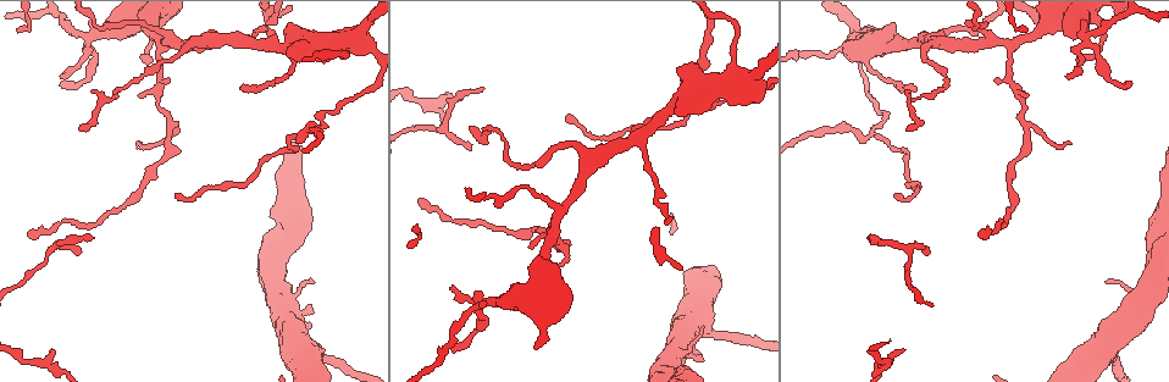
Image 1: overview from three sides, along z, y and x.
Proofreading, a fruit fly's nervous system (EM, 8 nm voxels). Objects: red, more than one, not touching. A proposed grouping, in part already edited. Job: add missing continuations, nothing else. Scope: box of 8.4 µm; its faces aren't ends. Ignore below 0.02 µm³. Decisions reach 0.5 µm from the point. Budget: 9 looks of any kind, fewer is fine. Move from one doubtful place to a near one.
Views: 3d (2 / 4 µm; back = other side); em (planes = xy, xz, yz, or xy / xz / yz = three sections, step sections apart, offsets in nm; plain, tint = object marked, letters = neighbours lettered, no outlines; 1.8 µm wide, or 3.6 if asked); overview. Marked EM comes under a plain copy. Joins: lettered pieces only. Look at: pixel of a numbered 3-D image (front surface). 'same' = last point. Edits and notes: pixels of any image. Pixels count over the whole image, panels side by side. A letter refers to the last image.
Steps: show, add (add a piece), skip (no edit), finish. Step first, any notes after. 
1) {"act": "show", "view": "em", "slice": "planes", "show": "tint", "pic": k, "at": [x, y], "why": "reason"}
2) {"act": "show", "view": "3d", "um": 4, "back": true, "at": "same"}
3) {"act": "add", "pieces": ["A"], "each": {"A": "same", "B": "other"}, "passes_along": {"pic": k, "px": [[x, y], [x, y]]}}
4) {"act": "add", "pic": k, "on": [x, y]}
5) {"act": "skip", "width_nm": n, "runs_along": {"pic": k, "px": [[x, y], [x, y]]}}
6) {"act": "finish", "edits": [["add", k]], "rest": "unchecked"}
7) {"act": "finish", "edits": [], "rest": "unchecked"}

{"act": "show", "view": "em", "slice": "planes", "show": "tint", "pic": 1, "at": [1015, 44], "why": "calibre changes"}

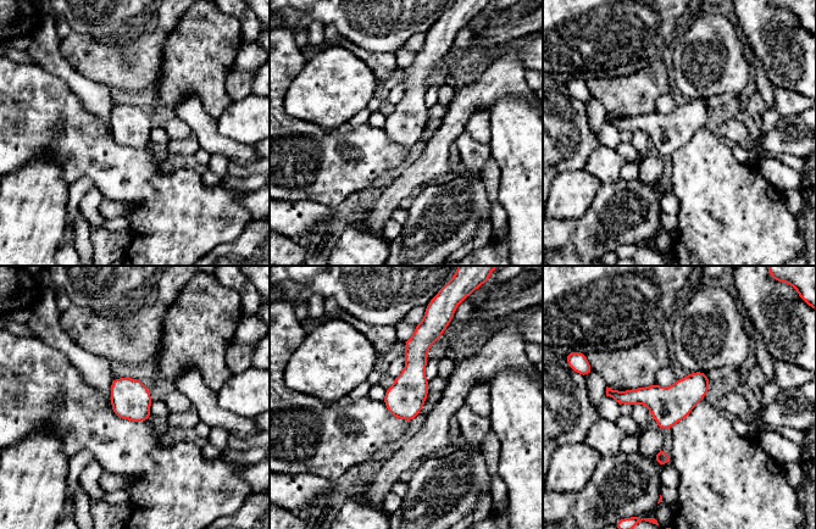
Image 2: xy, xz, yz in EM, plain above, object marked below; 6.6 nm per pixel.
{"act": "show", "view": "em", "slice": "planes", "show": "letters", "at": "same", "why": "see the neighbours"}

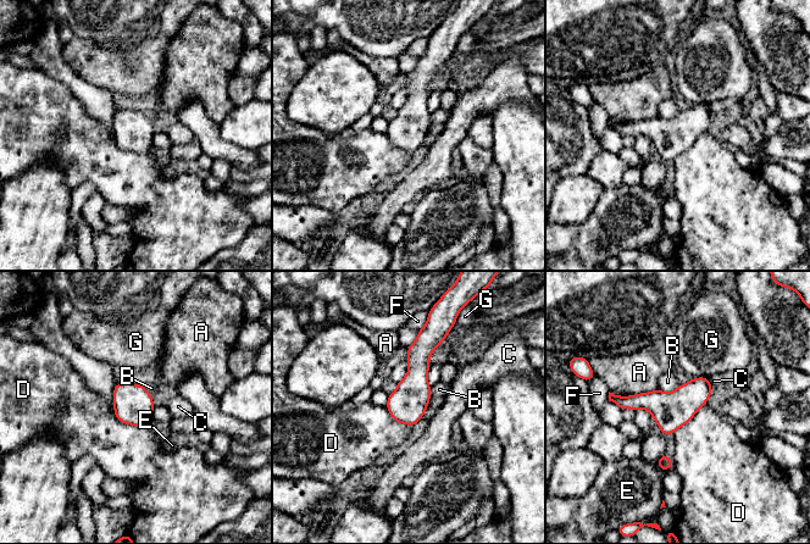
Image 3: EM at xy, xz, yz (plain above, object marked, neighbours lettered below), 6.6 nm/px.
{"act": "skip", "width_nm": 240, "each": {"A": "other", "B": "other", "C": "other", "D": "other", "E": "other", "F": "other", "G": "other"}, "found": "none of them fits"}

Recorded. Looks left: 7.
{"act": "show", "view": "3d", "um": 4, "pic": 1, "at": [315, 282], "why": "branch stops here"}

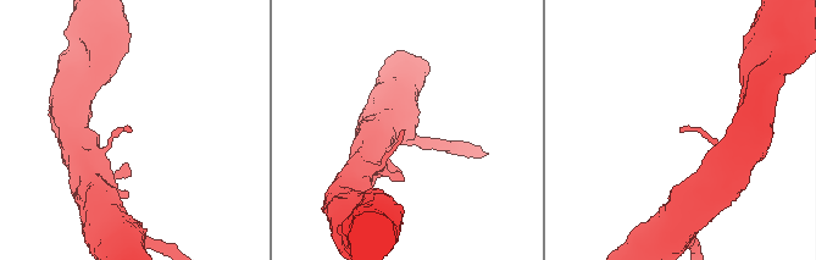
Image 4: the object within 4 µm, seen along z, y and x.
{"act": "show", "view": "em", "slice": "planes", "show": "letters", "pic": 4, "at": [403, 131]}

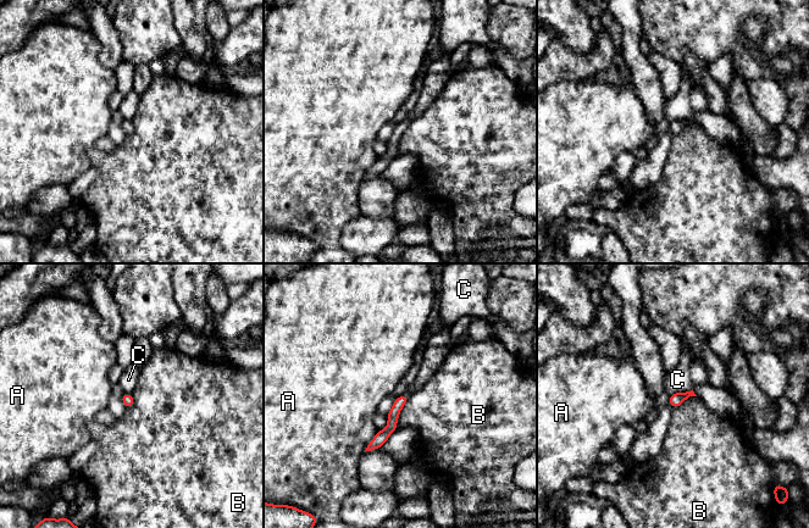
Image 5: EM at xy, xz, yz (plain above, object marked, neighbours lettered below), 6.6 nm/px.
{"act": "skip", "width_nm": 70, "each": {"A": "other", "B": "other", "C": "other"}, "runs_along": {"pic": 5, "px": [[403, 398], [392, 426], [371, 446]]}, "found": "none of them fits"}

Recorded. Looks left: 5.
{"act": "show", "view": "3d", "um": 2, "pic": 1, "at": [304, 134], "why": "two arms in line, one across"}

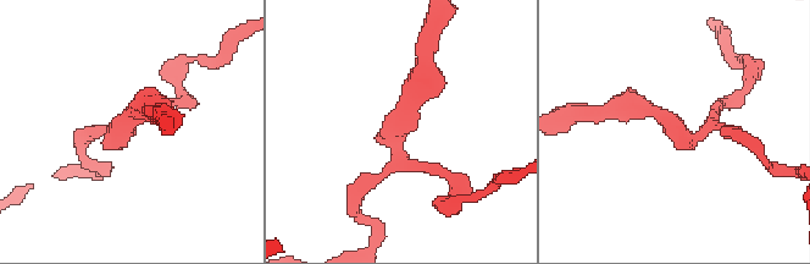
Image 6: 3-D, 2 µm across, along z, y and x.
{"act": "show", "view": "em", "slice": "planes", "show": "letters", "pic": 6, "at": [706, 126], "arms": 3}

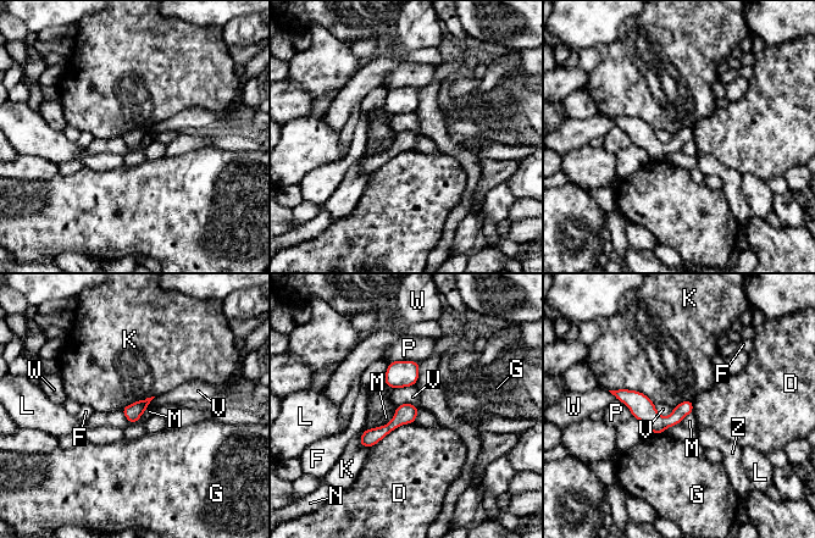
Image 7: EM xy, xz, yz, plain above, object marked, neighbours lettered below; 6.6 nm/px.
{"act": "skip", "width_nm": 100, "each": {"D": "other", "F": "other", "G": "other", "K": "other", "L": "other", "M": "other", "N": "other", "P": "other", "V": "other", "W": "other", "Z": "other"}, "runs_along": {"pic": 7, "px": [[616, 393], [654, 421], [689, 410]]}, "found": "no lettered piece goes on from it"}

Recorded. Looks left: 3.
{"act": "show", "view": "3d", "um": 4, "pic": 1, "at": [62, 82]}

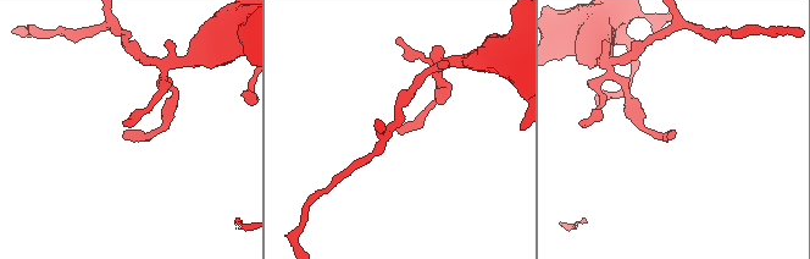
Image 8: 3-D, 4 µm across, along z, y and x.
{"act": "show", "view": "em", "slice": "planes", "show": "letters", "pic": 8, "at": [669, 134], "why": "need the tissue"}

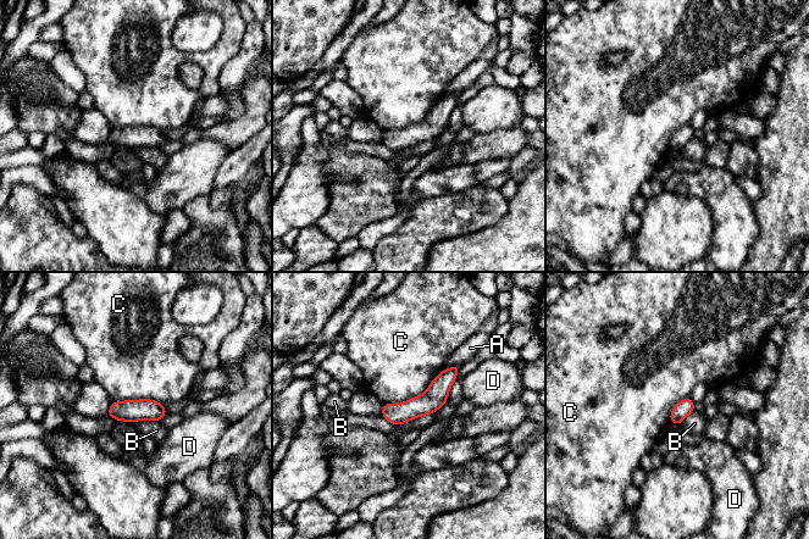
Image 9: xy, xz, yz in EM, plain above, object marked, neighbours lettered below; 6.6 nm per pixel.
{"act": "skip", "each": {"A": "other", "B": "other", "C": "other", "D": "other"}, "runs_along": {"pic": 9, "px": [[455, 368], [419, 406], [384, 414]]}, "found": "no lettered piece goes on from it"}

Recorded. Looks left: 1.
{"act": "finish", "edits": [], "rest": "unchecked"}

